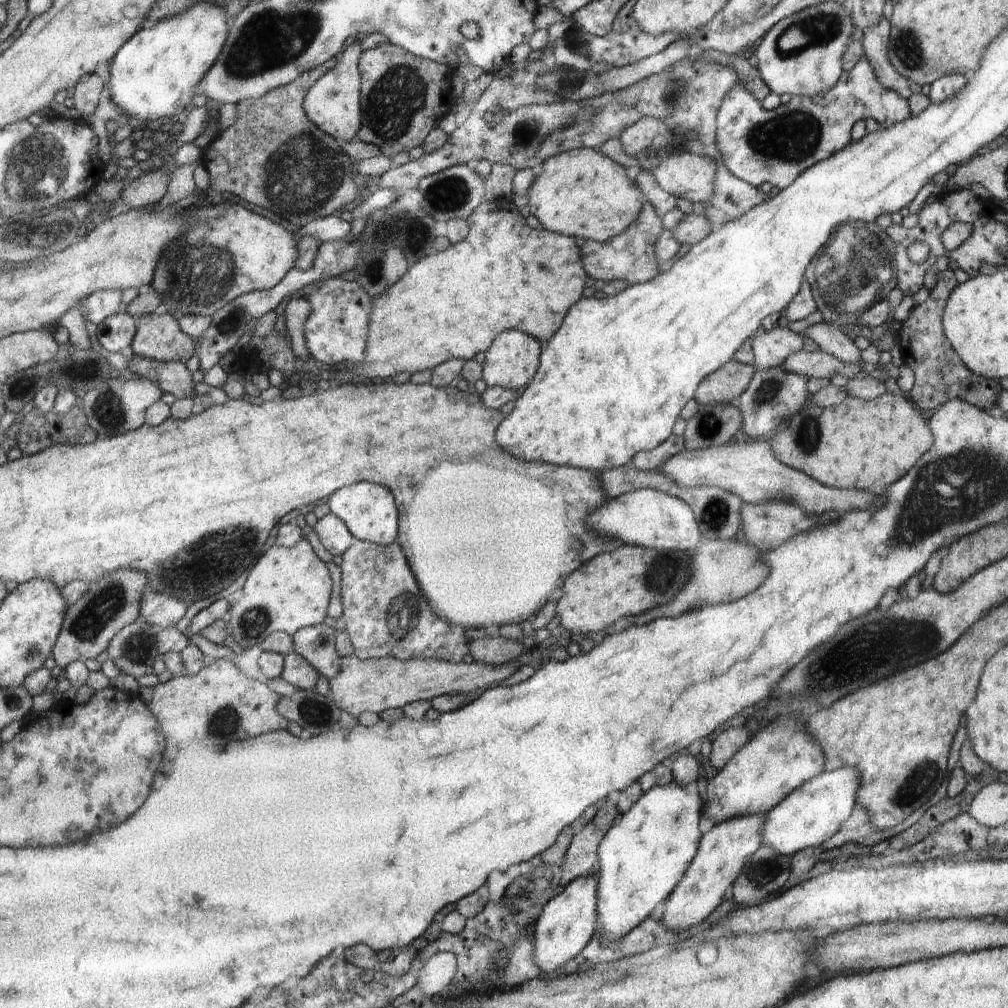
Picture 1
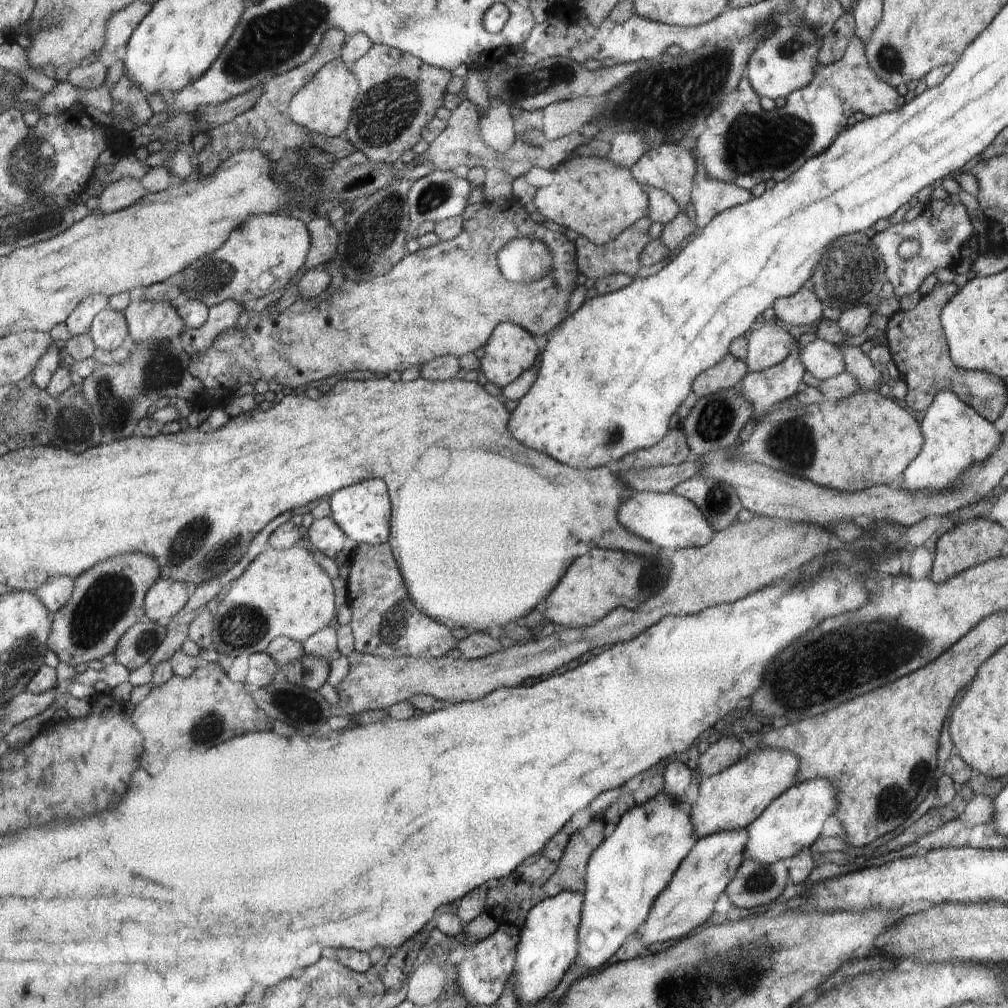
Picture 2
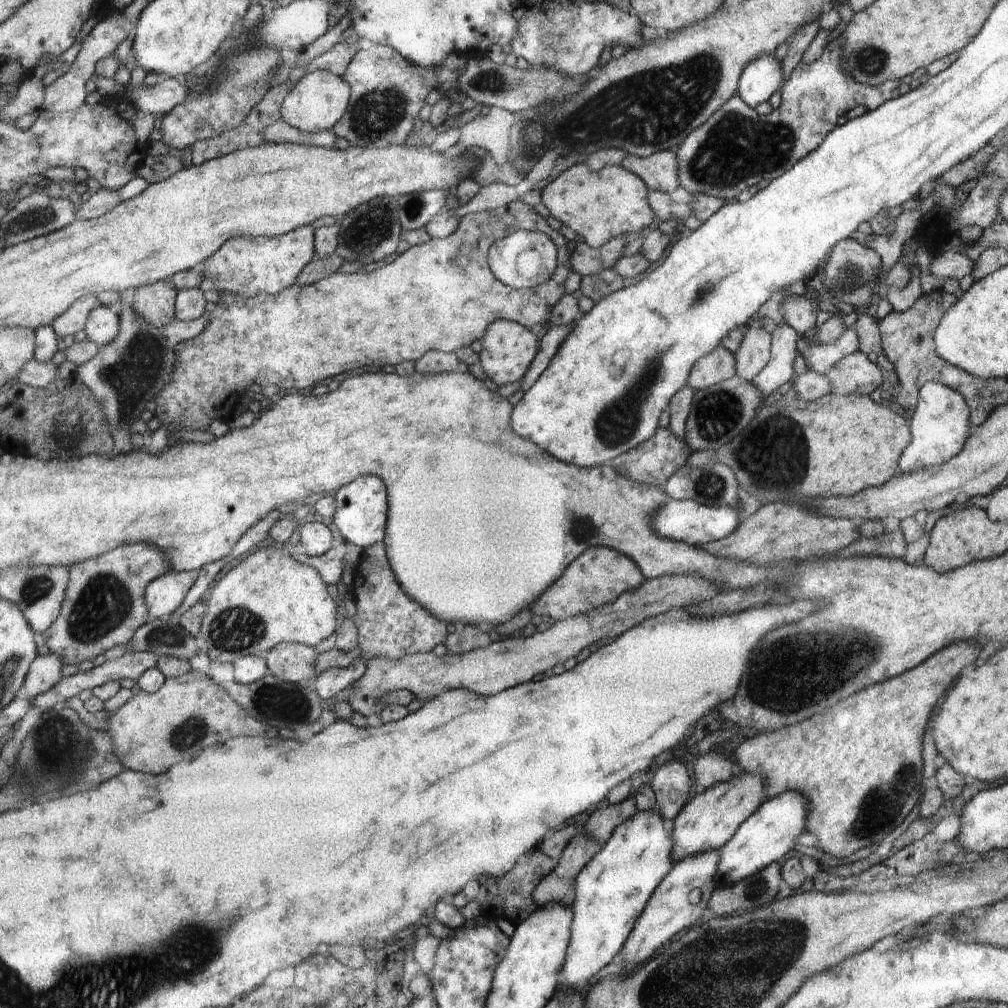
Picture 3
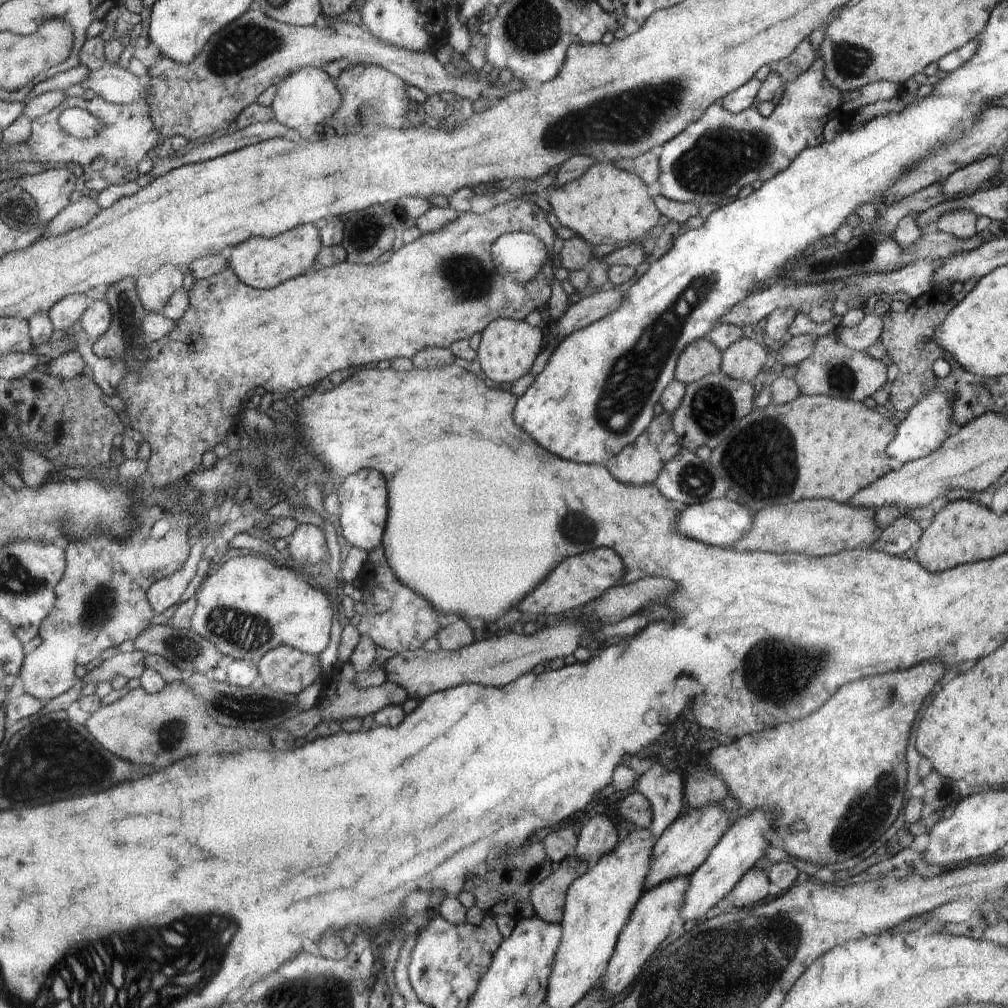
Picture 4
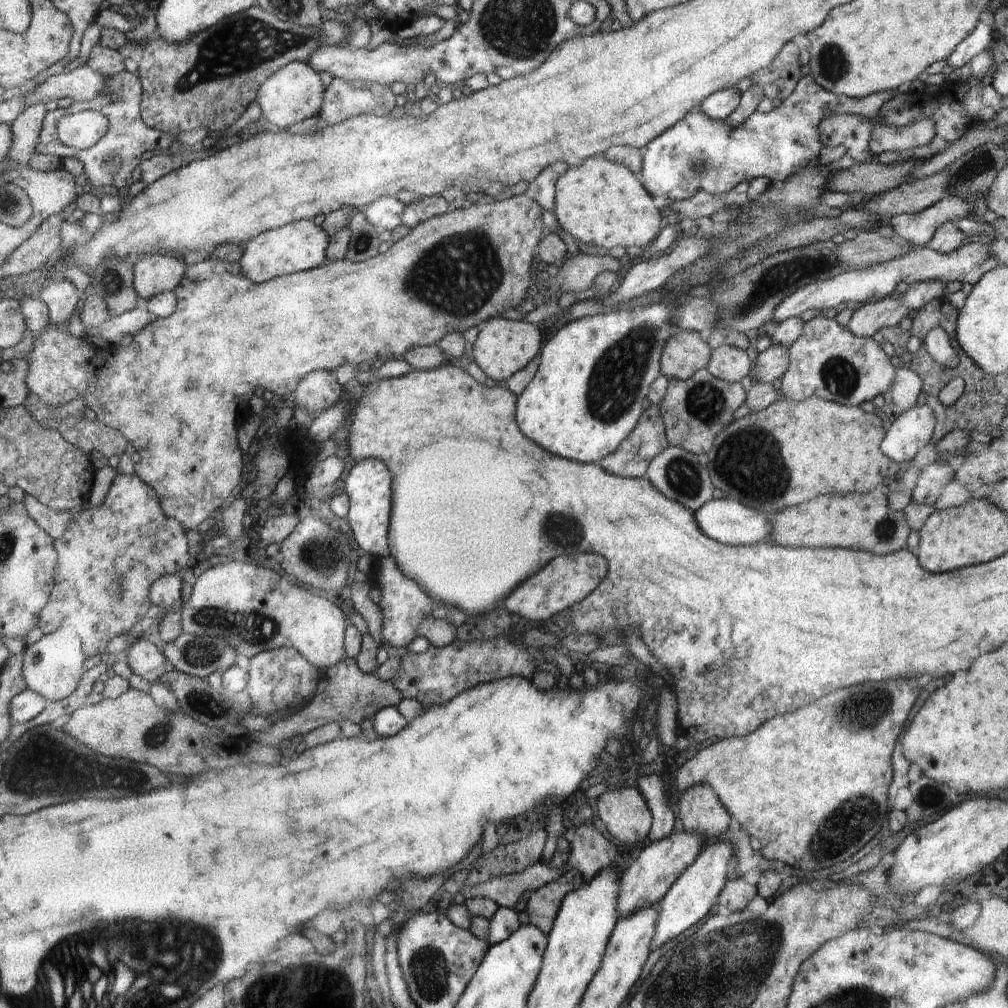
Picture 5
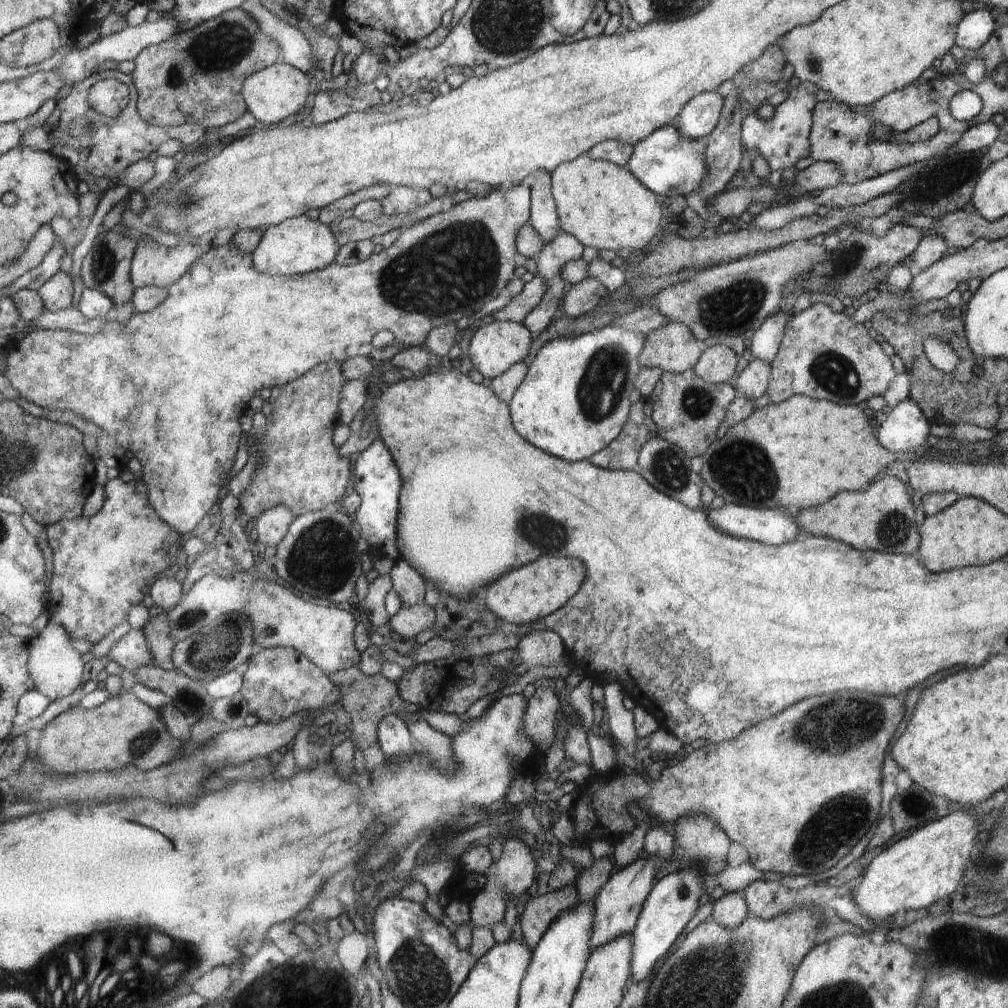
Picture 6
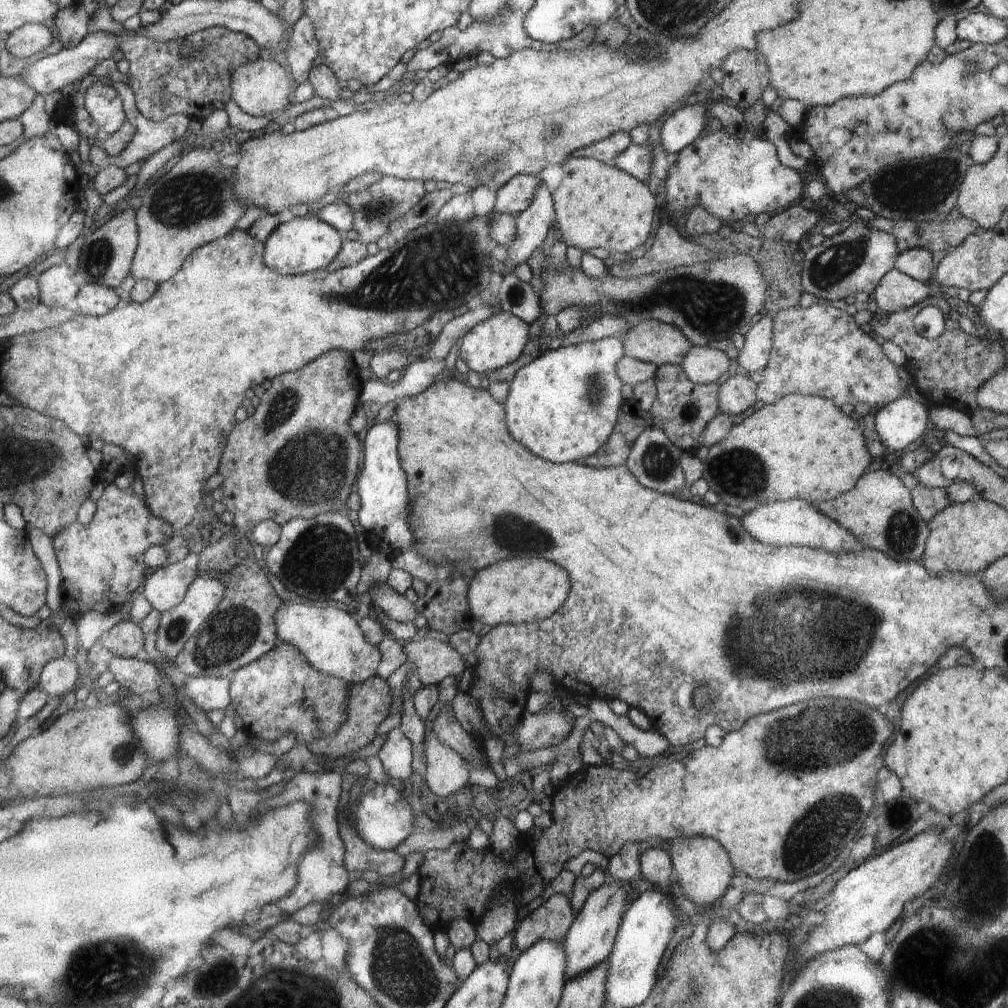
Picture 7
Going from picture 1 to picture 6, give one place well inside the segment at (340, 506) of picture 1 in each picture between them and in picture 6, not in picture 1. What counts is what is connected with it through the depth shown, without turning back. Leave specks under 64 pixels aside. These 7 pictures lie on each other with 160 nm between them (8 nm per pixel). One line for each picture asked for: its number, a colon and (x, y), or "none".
2: (363, 511)
3: (360, 515)
4: (363, 513)
5: (368, 484)
6: (377, 480)

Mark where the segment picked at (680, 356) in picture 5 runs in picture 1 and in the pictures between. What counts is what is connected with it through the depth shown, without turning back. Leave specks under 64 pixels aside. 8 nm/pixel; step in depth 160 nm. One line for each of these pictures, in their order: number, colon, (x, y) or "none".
1: (728, 383)
2: (728, 374)
3: (719, 366)
4: (703, 358)

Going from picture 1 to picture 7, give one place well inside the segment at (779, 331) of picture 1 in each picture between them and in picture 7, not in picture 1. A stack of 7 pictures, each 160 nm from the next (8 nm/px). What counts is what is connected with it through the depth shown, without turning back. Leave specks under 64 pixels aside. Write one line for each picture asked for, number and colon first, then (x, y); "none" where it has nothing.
2: (769, 345)
3: (754, 353)
4: (743, 359)
5: (730, 363)
6: (718, 364)
7: (704, 365)

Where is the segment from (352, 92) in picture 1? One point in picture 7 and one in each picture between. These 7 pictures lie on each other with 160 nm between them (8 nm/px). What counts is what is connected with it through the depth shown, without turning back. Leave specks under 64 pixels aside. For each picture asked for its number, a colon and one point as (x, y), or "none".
2: (324, 105)
3: (318, 101)
4: (308, 96)
5: (293, 94)
6: (280, 90)
7: (261, 87)

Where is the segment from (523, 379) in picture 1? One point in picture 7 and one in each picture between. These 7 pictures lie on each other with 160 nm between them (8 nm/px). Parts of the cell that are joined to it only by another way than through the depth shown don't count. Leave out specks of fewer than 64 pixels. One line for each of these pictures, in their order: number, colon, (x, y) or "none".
2: (511, 351)
3: (509, 348)
4: (508, 348)
5: (503, 347)
6: (494, 347)
7: (497, 341)

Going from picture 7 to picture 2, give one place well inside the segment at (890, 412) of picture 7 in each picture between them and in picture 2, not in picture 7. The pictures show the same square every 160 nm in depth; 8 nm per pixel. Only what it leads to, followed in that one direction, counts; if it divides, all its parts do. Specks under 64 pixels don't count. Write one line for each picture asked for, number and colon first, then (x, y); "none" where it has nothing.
2: (957, 437)
3: (940, 425)
4: (923, 432)
5: (912, 430)
6: (906, 427)

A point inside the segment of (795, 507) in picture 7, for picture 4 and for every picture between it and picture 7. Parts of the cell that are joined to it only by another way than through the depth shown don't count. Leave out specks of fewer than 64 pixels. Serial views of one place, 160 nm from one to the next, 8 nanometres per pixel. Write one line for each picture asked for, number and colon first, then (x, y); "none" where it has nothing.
4: (721, 522)
5: (726, 520)
6: (769, 526)

